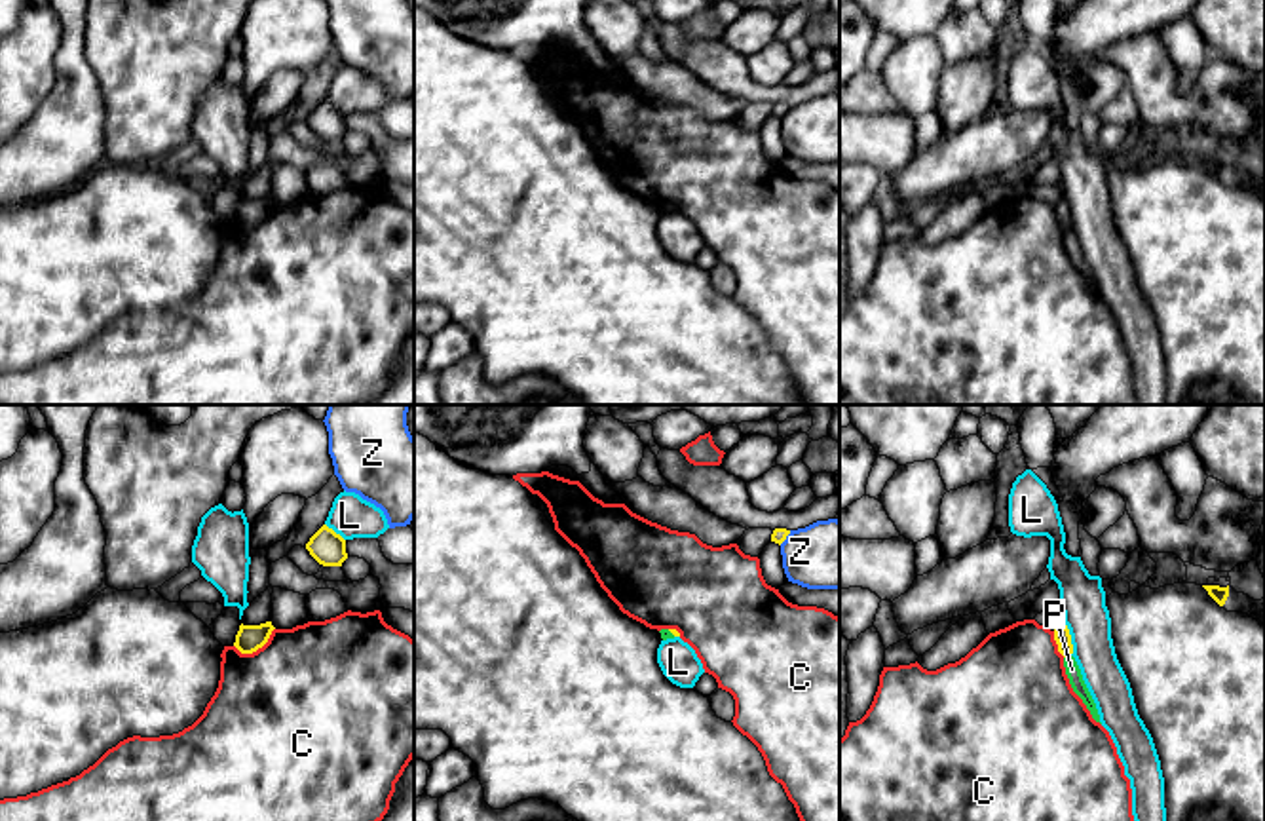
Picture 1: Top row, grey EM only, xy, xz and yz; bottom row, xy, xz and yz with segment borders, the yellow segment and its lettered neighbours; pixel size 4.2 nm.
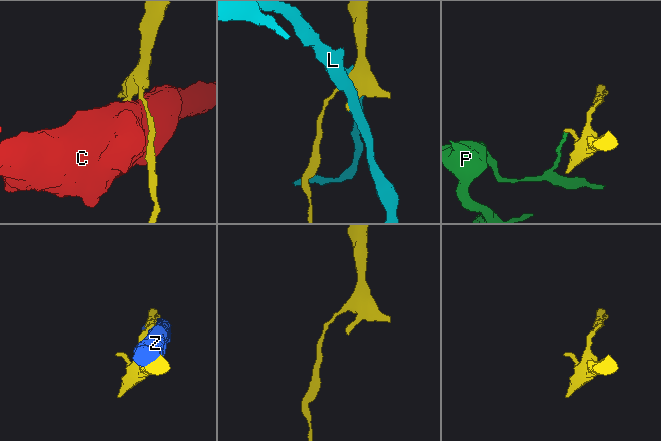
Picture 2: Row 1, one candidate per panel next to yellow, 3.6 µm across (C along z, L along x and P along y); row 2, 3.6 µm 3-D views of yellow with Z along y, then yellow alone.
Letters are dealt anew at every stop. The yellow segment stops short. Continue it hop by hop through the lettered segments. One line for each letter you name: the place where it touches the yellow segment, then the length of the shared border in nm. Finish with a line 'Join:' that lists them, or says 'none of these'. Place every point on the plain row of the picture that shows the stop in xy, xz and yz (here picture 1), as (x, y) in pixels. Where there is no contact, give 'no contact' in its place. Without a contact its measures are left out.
Join: none of these

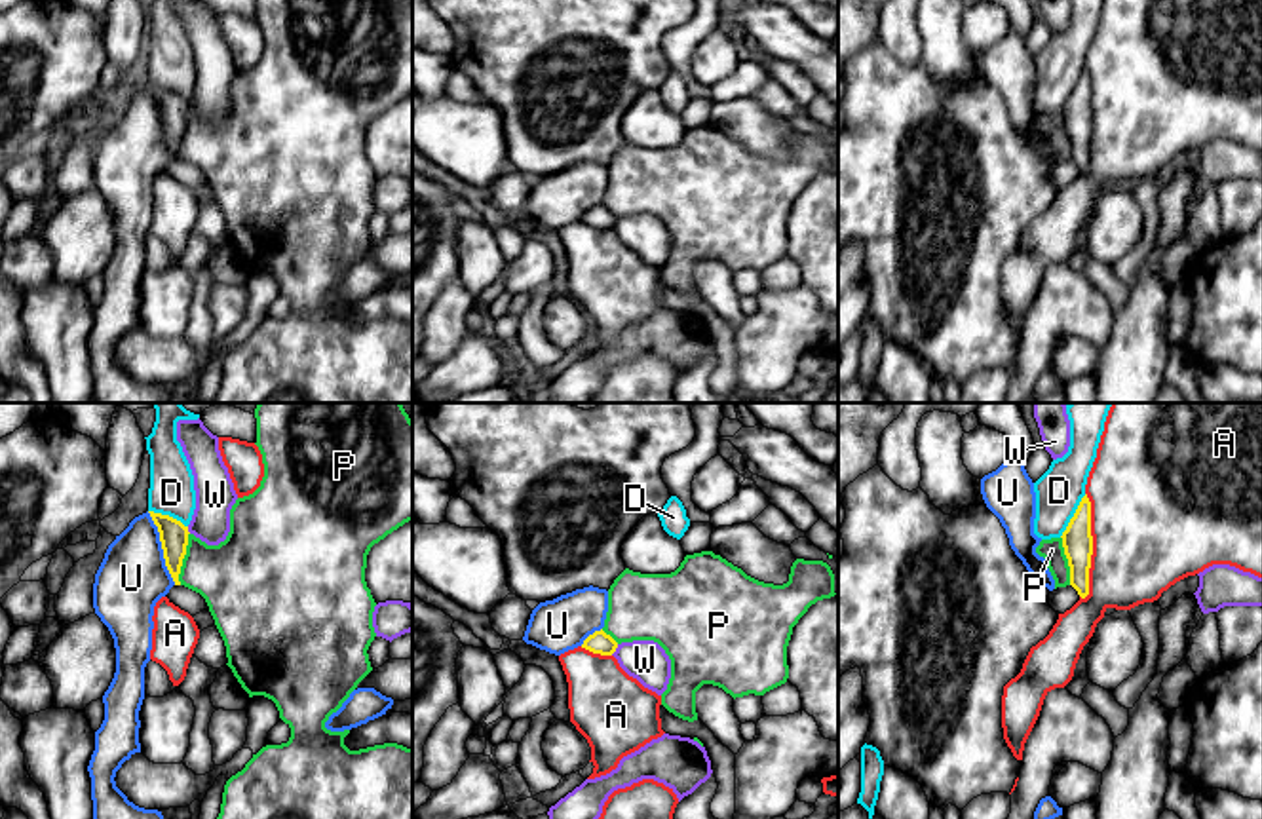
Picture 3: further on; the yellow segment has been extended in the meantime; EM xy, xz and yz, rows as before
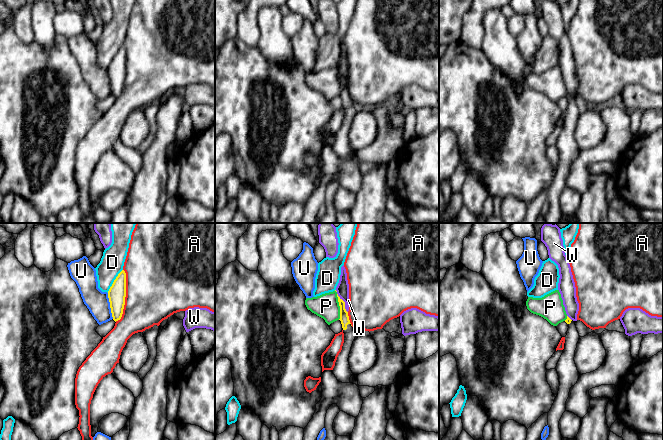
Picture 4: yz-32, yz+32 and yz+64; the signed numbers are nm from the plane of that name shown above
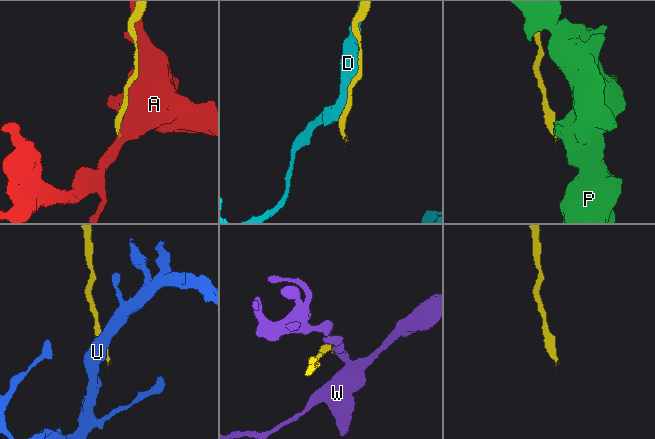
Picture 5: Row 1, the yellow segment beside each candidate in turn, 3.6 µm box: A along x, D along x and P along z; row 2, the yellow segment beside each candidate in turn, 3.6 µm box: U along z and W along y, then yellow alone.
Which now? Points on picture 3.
Join: none of these

